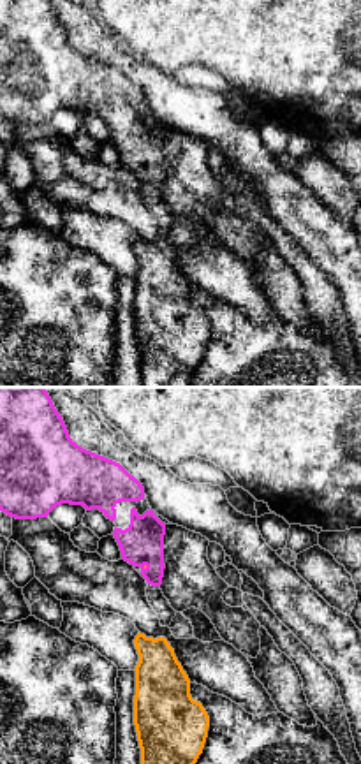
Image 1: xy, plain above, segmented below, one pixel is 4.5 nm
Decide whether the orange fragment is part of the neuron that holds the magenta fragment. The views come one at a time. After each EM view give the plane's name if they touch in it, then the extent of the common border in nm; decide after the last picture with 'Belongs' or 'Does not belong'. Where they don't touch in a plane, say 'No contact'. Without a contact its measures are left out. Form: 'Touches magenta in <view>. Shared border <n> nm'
Touches magenta in xy. Shared border 30 nm

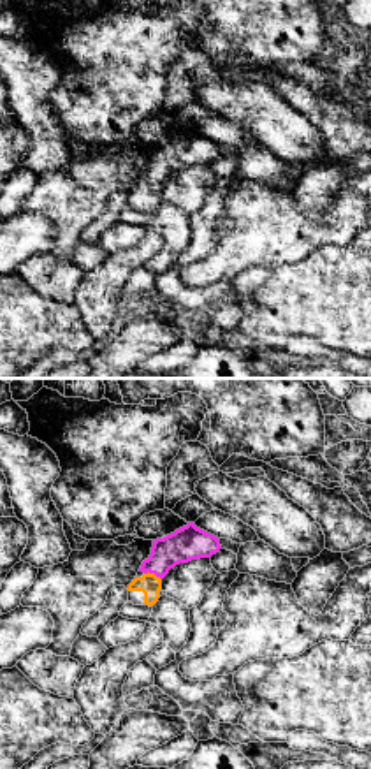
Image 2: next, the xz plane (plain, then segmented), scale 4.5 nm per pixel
Touches magenta in xz. Shared border 90 nm

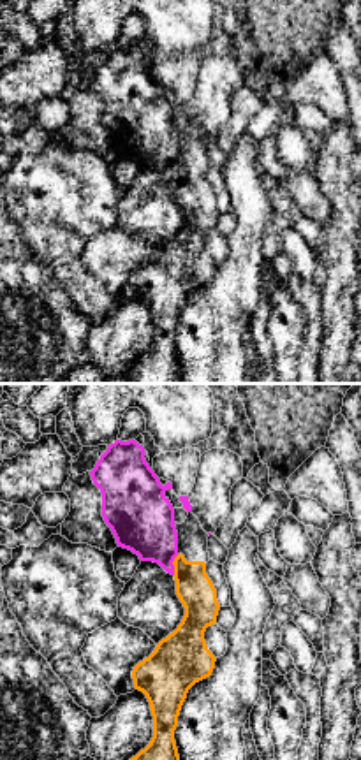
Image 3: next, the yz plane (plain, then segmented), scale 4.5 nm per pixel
Touches magenta in yz. Shared border 100 nm

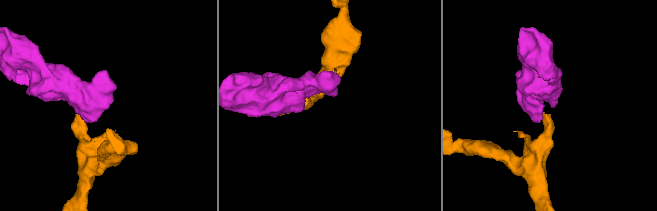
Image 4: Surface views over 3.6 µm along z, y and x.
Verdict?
Belongs

